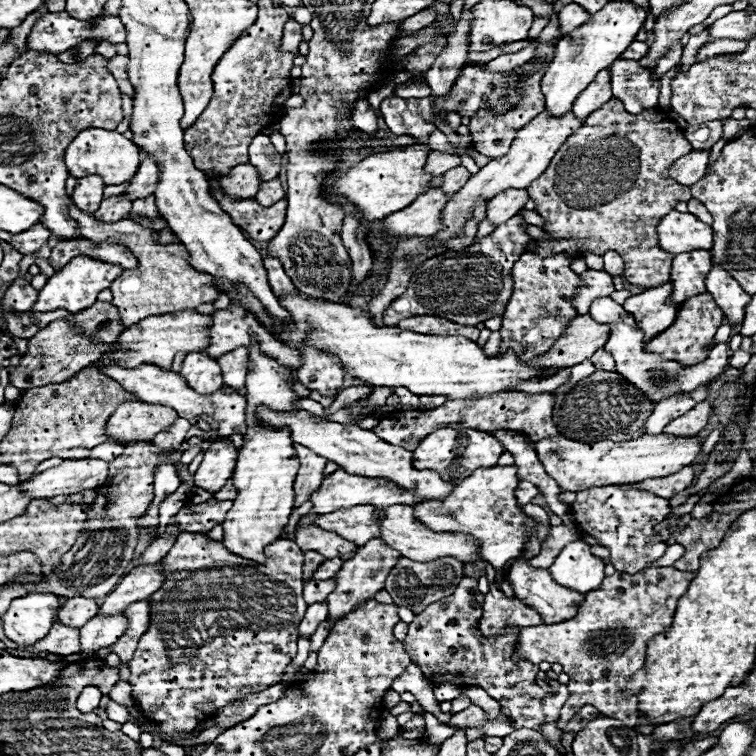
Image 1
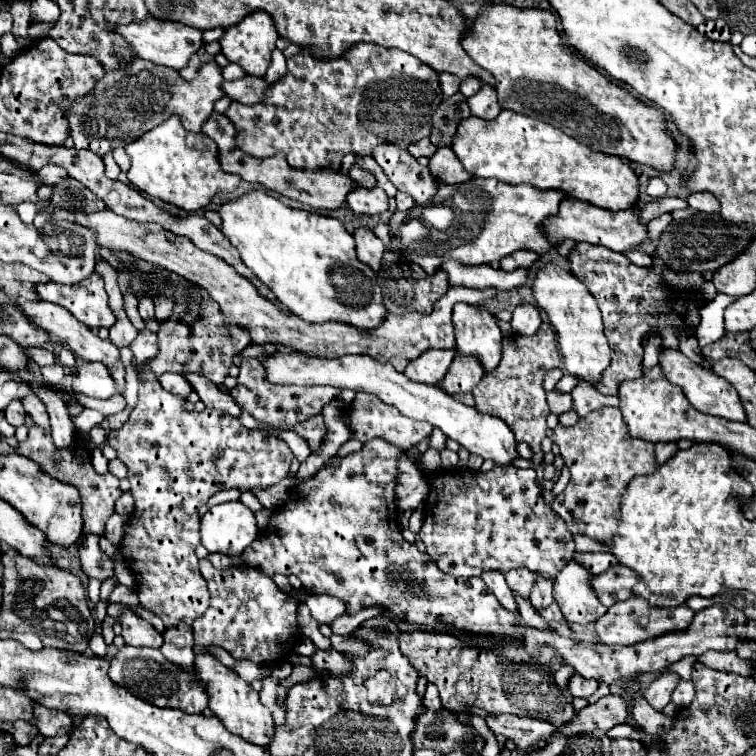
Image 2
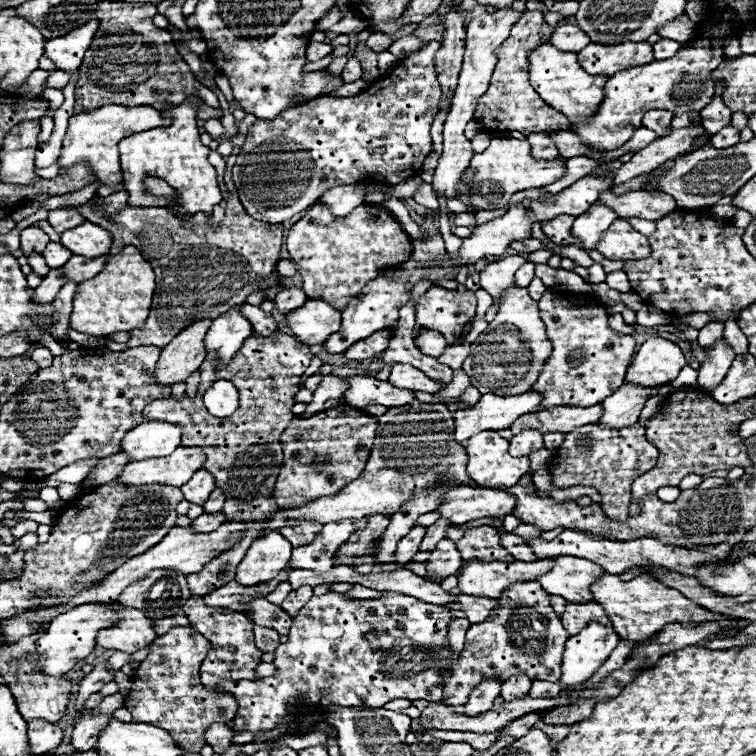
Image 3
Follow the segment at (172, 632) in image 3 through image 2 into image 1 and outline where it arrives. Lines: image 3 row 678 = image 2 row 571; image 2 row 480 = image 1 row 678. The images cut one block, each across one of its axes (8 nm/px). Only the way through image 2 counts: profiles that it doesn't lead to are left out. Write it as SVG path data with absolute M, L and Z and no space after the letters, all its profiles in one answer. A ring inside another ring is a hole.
M182 532L174 544L174 548L164 558L164 570L166 570L166 582L154 596L150 598L150 626L148 632L138 642L138 648L134 652L134 658L130 660L130 684L132 684L132 696L138 700L142 714L156 722L160 726L162 734L178 736L178 734L190 734L198 724L202 724L210 712L216 712L218 708L224 708L228 702L240 700L242 696L258 690L266 690L268 686L276 684L284 676L284 668L292 662L296 656L296 642L298 642L298 624L302 622L302 616L308 608L308 604L302 598L302 564L304 564L304 552L296 546L292 540L276 540L266 548L266 564L256 564L252 560L246 560L242 556L234 556L232 552L226 552L222 542L214 542L202 534Z

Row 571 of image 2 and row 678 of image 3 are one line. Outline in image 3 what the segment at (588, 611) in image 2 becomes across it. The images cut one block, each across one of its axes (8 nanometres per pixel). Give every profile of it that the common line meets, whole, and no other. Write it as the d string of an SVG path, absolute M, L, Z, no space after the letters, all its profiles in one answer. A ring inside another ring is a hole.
M588 622L582 632L570 636L562 662L562 686L574 686L588 680L618 646L620 636L614 628L600 622Z

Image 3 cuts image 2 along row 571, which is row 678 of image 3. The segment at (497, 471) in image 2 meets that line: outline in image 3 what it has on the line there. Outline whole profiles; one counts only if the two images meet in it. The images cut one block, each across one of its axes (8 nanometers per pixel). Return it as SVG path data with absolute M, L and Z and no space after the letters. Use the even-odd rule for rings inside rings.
M538 582L510 584L498 598L498 606L492 614L478 624L472 624L466 634L464 650L456 660L450 660L448 668L440 672L444 706L464 706L470 692L486 678L498 678L500 682L510 676L528 674L532 680L544 680L562 684L562 644L570 634L562 628L558 614L550 606L550 594L538 588Z

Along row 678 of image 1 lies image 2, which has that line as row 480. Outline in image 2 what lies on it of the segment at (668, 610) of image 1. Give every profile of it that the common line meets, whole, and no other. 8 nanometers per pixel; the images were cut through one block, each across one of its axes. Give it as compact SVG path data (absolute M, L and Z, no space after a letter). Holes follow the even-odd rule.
M620 408L594 410L588 416L578 418L574 426L558 424L552 440L560 446L564 464L570 468L566 490L552 502L554 512L566 522L572 534L586 534L594 540L612 540L618 528L614 512L618 512L618 502L628 482L638 474L652 474L658 466L654 444L628 434Z

